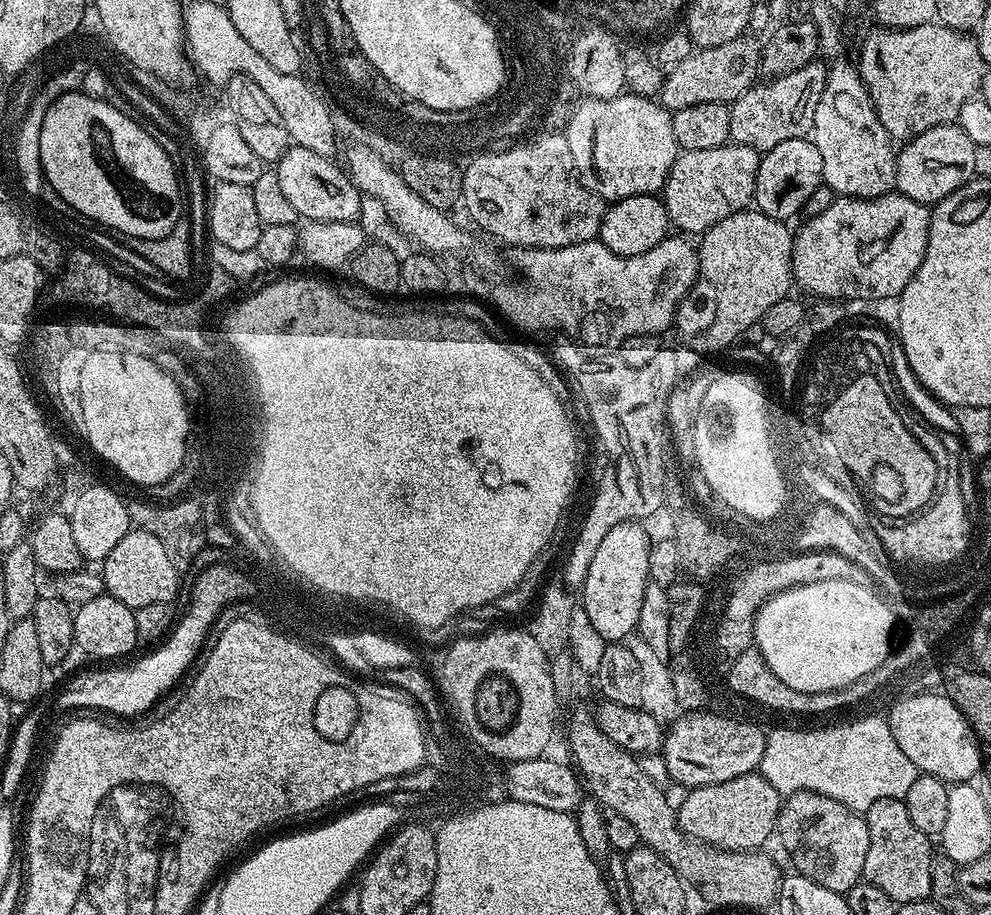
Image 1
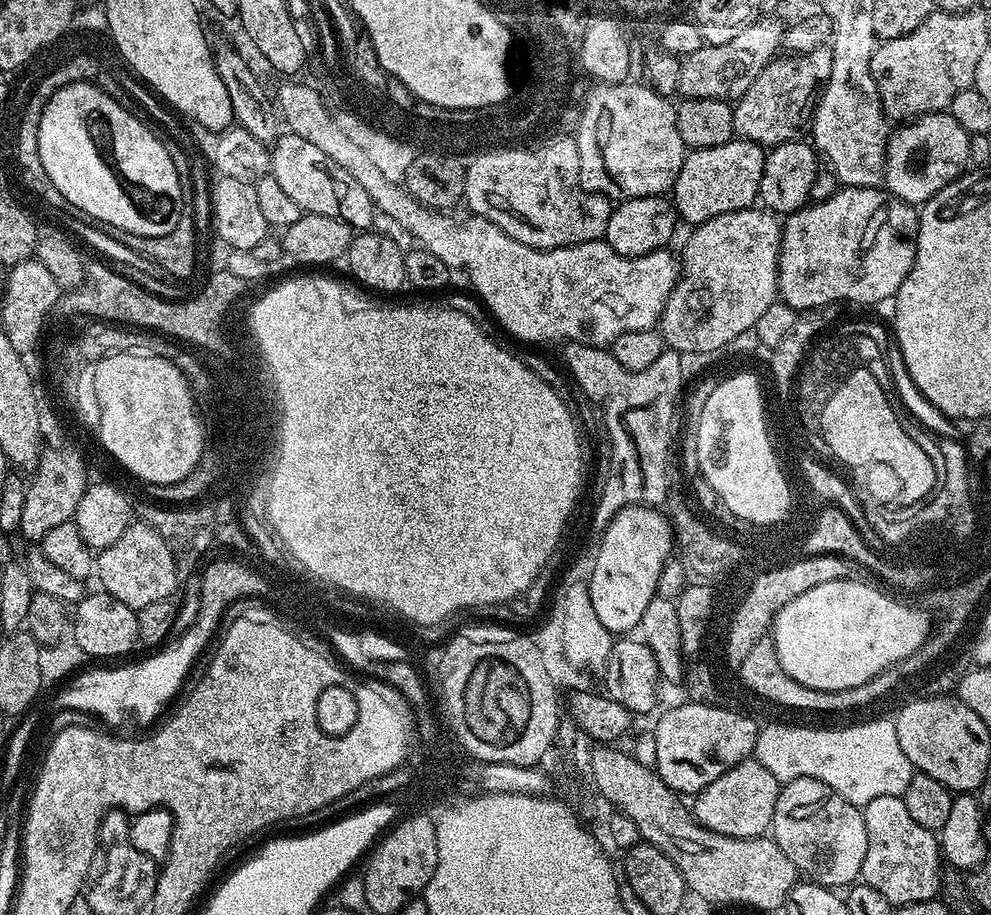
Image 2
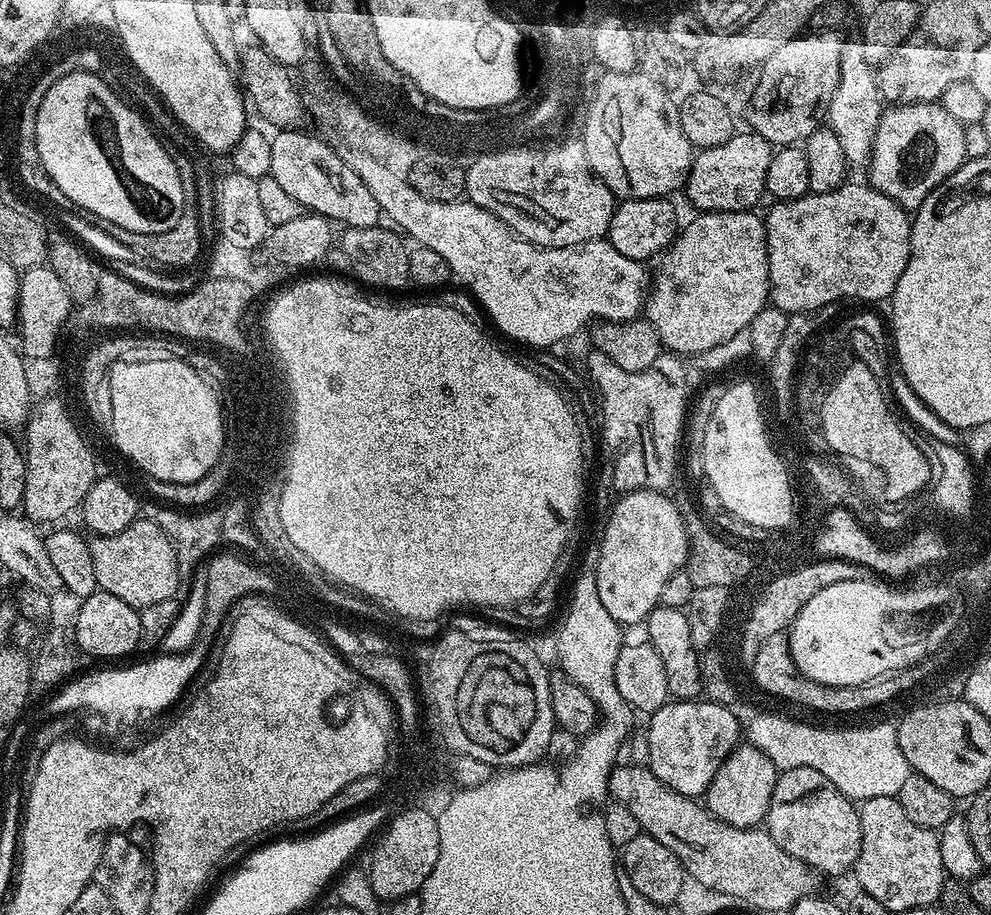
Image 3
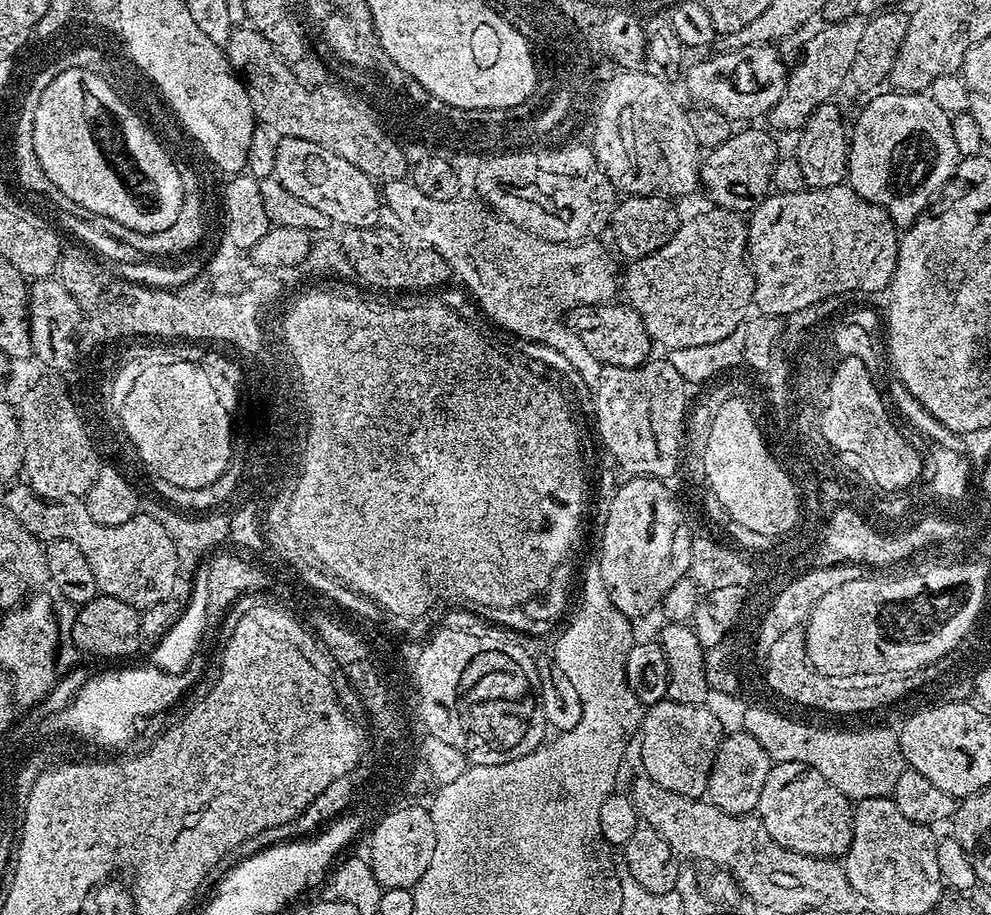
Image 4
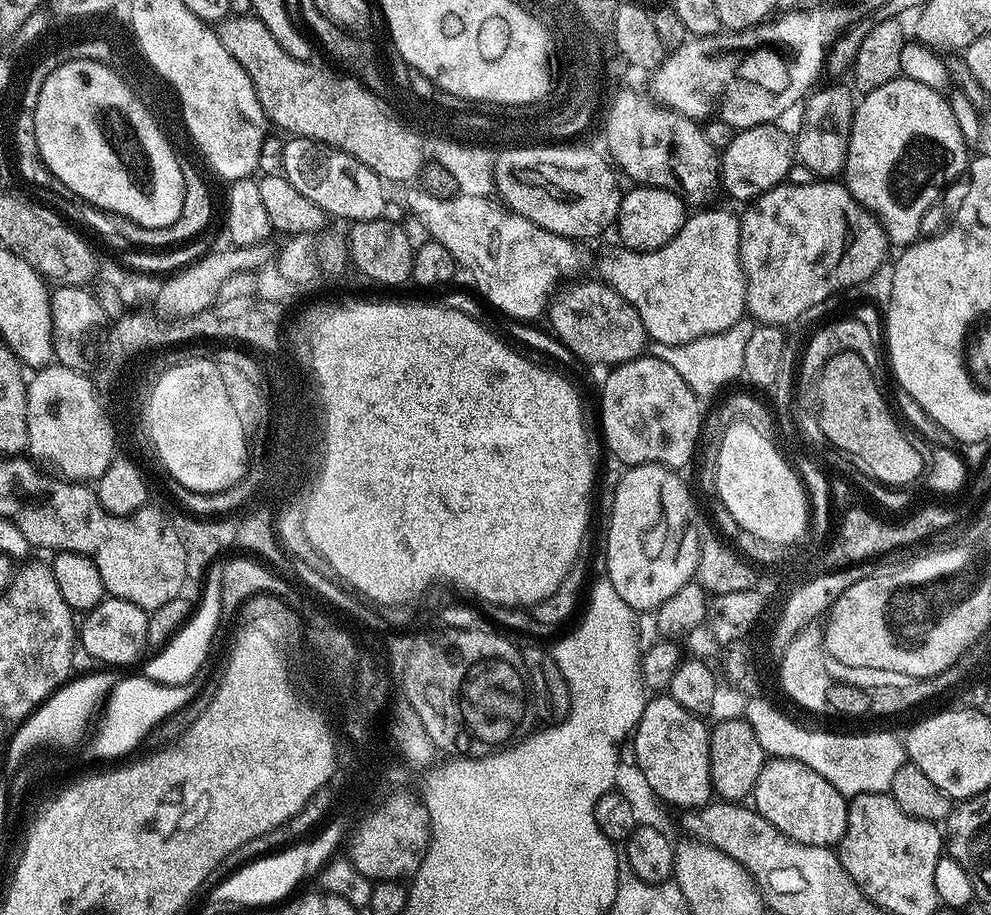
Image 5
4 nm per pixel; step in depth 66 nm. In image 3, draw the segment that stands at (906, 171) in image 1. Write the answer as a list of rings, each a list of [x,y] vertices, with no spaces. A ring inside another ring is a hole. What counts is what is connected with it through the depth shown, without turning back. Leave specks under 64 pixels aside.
[[[940,102],[930,104],[892,104],[885,107],[880,113],[880,121],[876,127],[876,133],[872,135],[872,158],[866,165],[867,179],[872,187],[877,188],[886,198],[894,199],[894,194],[898,196],[898,190],[902,194],[902,182],[898,176],[898,160],[900,160],[900,150],[906,146],[906,142],[918,134],[918,132],[928,132],[936,138],[940,150],[952,152],[952,166],[944,166],[944,170],[928,170],[926,182],[912,184],[912,190],[916,192],[916,200],[922,203],[934,189],[941,187],[948,177],[957,172],[966,159],[966,142],[964,141],[965,125],[961,124],[953,115],[948,114]]]

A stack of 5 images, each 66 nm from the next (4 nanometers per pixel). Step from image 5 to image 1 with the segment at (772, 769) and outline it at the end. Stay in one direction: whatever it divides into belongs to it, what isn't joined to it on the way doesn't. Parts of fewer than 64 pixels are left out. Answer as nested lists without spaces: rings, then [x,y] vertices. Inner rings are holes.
[[[794,792],[780,805],[776,832],[799,875],[841,894],[847,894],[853,886],[861,883],[866,850],[870,850],[870,830],[861,813],[853,812],[826,794]]]

